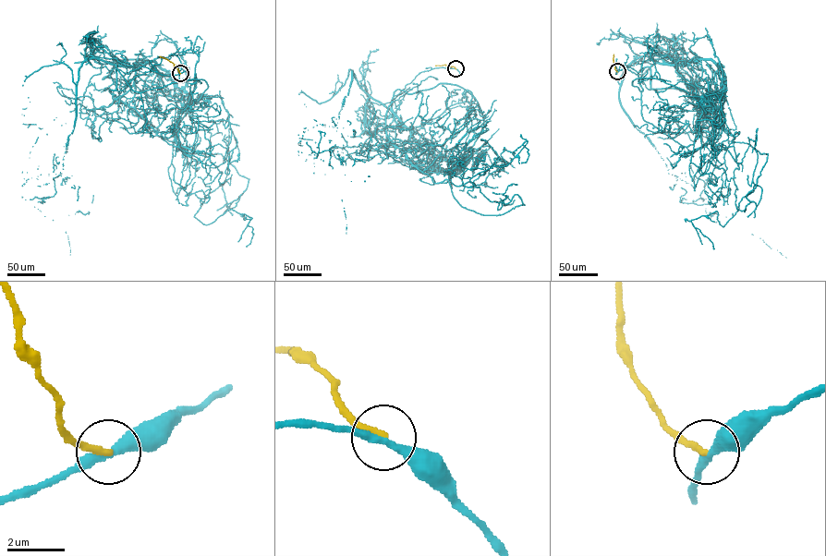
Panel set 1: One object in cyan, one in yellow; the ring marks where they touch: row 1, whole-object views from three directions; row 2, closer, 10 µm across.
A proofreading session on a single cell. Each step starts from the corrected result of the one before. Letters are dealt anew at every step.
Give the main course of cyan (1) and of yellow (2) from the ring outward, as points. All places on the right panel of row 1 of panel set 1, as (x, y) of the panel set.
1: (617, 71), (649, 66), (767, 154), (755, 209), (756, 185), (723, 226), (691, 221), (714, 248)
2: (617, 71), (613, 54)

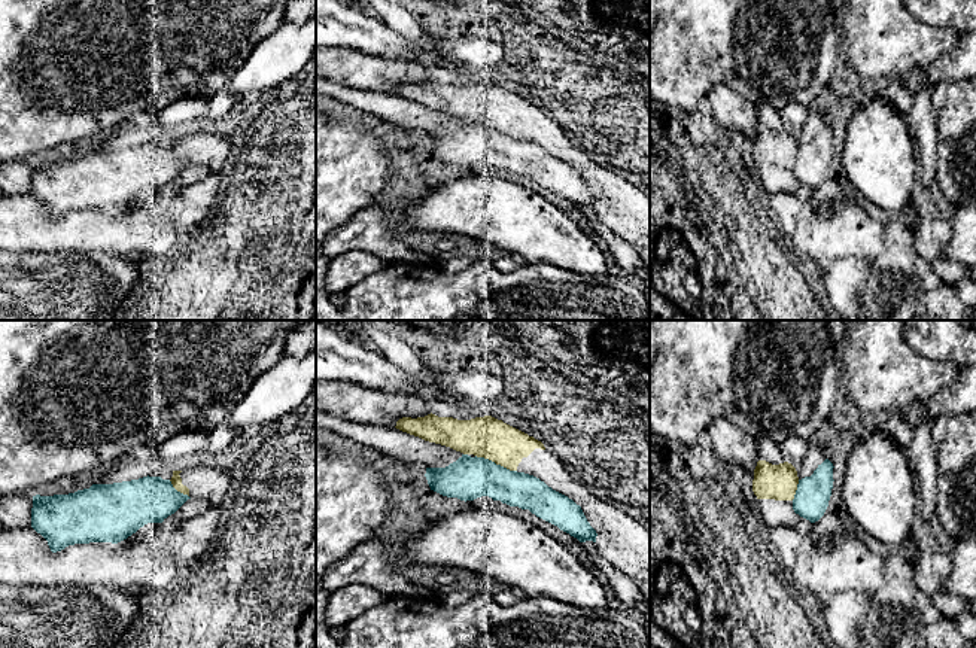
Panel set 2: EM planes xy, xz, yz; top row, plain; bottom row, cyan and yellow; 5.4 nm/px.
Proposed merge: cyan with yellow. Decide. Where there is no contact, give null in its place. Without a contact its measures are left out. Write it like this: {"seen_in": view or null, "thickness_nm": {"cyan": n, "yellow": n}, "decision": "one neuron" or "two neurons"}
{"seen_in": "xz", "thickness_nm": {"cyan": 240, "yellow": 220}, "decision": "two neurons"}

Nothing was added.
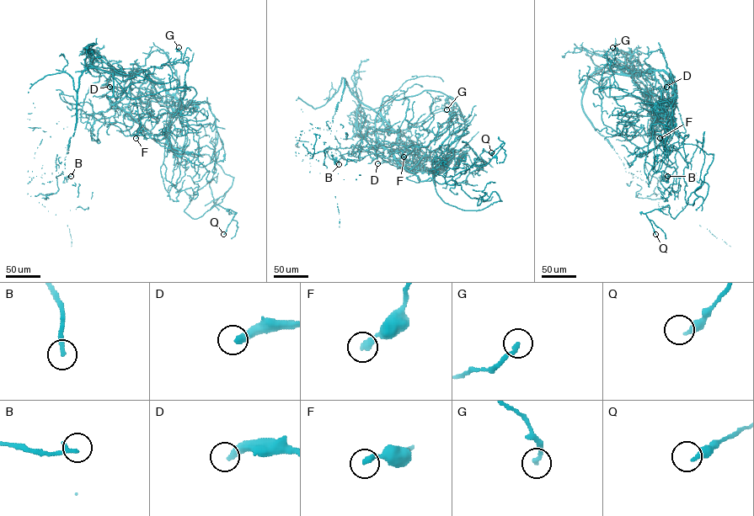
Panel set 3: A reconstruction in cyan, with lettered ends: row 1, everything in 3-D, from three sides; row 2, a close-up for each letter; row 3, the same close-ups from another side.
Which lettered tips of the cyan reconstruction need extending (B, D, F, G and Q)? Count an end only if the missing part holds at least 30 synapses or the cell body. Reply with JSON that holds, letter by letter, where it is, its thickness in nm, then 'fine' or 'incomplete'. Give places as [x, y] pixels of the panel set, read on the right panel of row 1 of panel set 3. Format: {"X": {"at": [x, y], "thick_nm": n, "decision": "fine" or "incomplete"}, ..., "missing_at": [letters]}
{"B": {"at": [667, 176], "thick_nm": 240, "decision": "fine"}, "D": {"at": [666, 87], "thick_nm": 320, "decision": "fine"}, "F": {"at": [660, 138], "thick_nm": 320, "decision": "fine"}, "G": {"at": [612, 47], "thick_nm": 240, "decision": "fine"}, "Q": {"at": [655, 234], "thick_nm": 280, "decision": "fine"}, "missing_at": []}

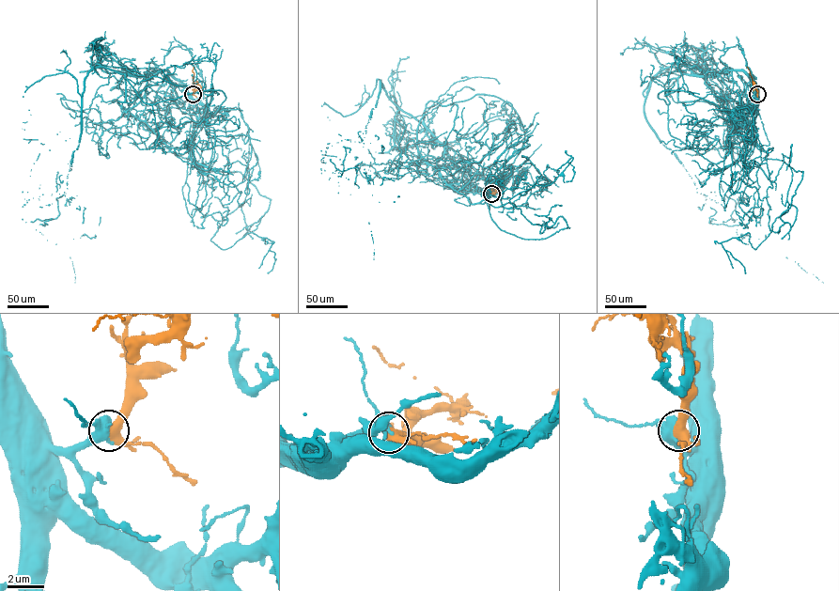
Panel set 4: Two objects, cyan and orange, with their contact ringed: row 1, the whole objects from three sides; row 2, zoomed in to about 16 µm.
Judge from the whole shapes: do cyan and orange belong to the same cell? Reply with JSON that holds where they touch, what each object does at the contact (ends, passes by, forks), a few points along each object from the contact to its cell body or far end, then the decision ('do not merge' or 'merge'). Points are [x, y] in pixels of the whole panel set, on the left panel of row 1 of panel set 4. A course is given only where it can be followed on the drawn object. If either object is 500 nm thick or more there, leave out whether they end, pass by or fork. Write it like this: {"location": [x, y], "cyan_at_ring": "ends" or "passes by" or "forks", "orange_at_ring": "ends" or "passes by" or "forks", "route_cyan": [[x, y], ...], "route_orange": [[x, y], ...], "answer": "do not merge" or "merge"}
{"location": [193, 94], "route_cyan": [[193, 94], [167, 70], [95, 67], [85, 79], [67, 188], [39, 232], [55, 244], [80, 238], [75, 282]], "route_orange": [[193, 94], [196, 81], [197, 85], [194, 81], [194, 67]], "answer": "merge"}

